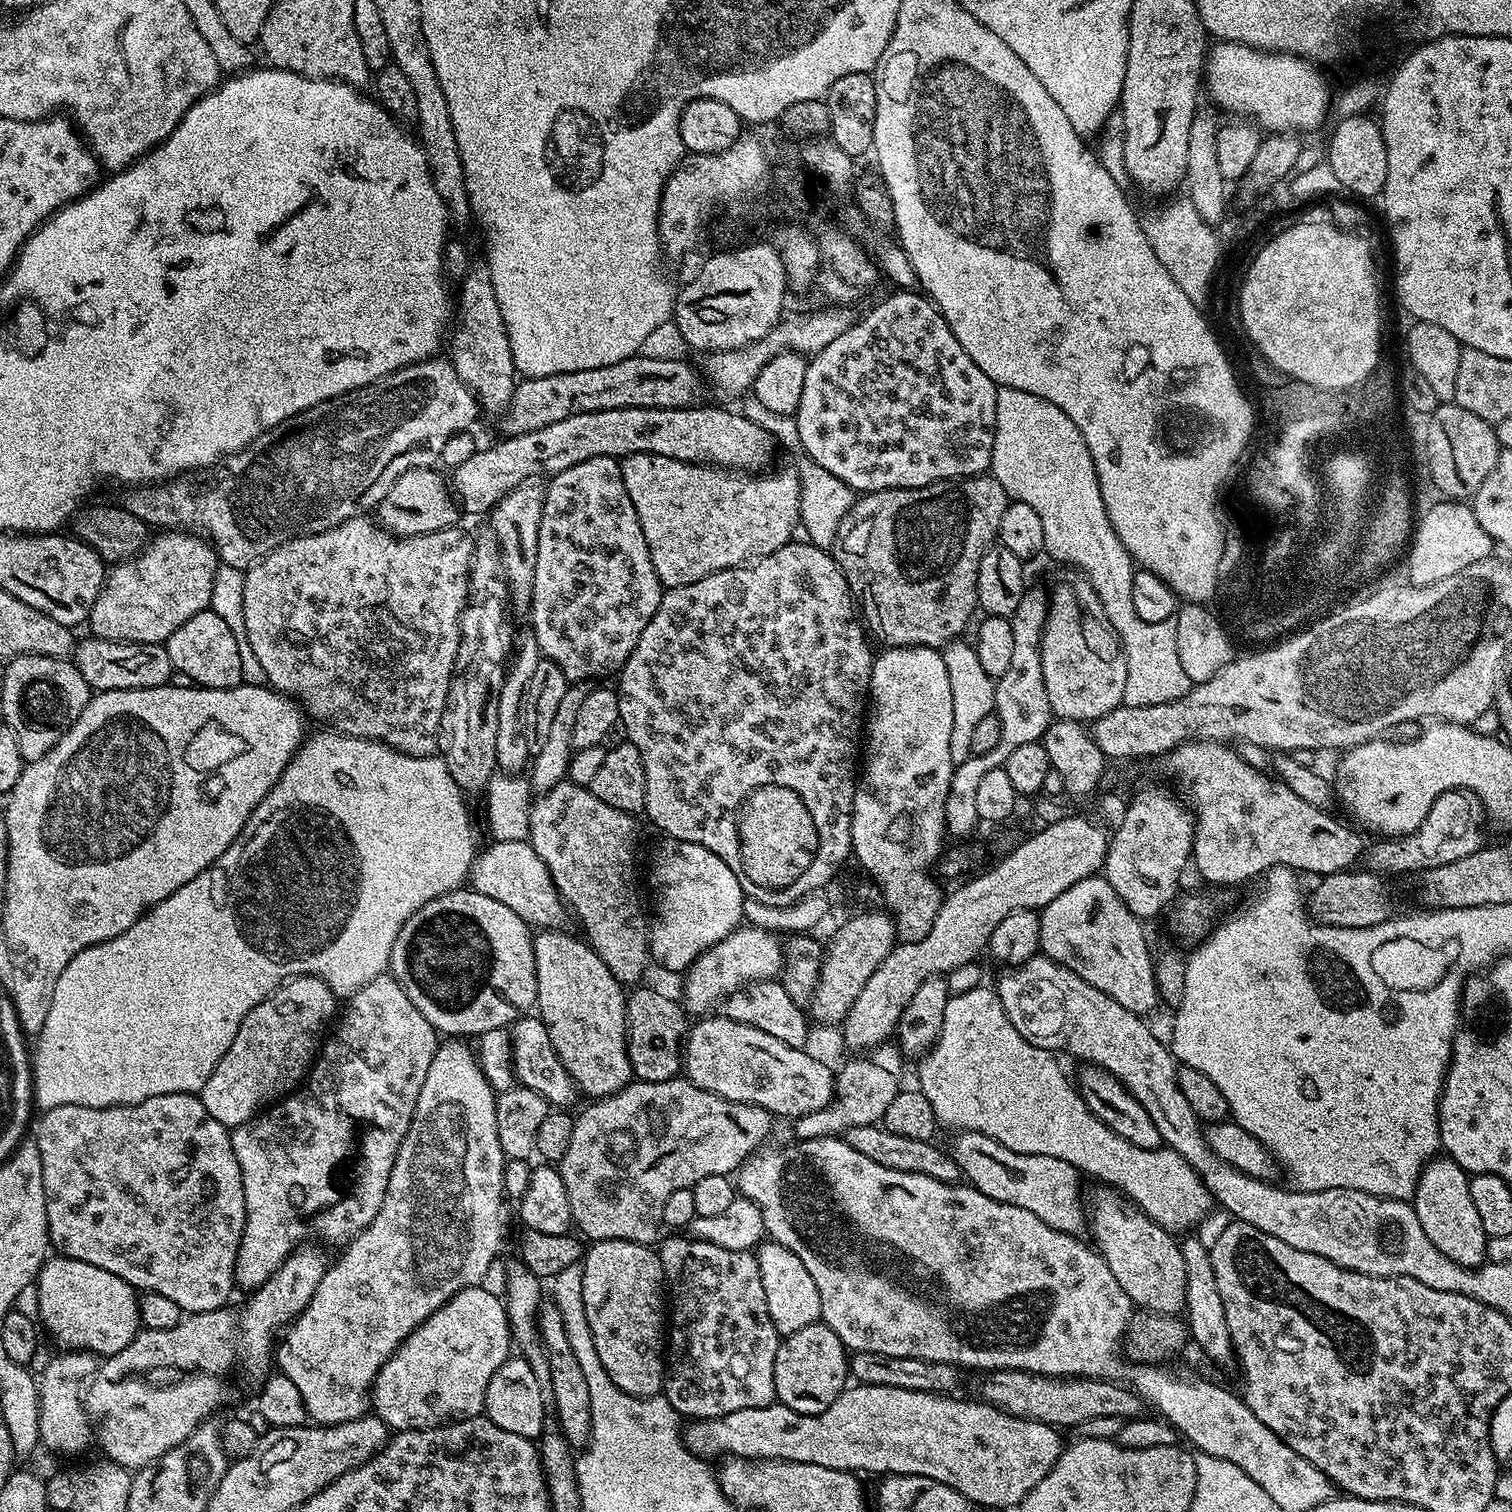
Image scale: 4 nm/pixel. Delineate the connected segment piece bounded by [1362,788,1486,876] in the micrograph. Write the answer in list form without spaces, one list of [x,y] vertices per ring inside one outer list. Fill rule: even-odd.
[[[1451,788],[1432,803],[1426,818],[1422,818],[1422,826],[1418,826],[1416,832],[1380,838],[1377,844],[1369,843],[1362,853],[1363,867],[1369,872],[1390,872],[1394,876],[1404,876],[1407,872],[1422,874],[1438,866],[1447,866],[1485,847],[1484,824],[1486,813],[1480,799],[1467,788]]]

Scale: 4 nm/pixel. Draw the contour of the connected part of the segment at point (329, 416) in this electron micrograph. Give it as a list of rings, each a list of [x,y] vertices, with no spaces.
[[[440,359],[420,360],[416,364],[408,364],[380,380],[375,380],[373,384],[368,384],[365,388],[347,392],[345,396],[336,396],[333,400],[327,400],[318,406],[302,410],[298,414],[286,418],[278,426],[266,429],[253,444],[249,444],[242,451],[227,457],[226,465],[228,464],[228,470],[231,476],[234,477],[232,480],[233,491],[230,494],[230,502],[228,504],[229,510],[226,509],[226,504],[218,492],[208,492],[206,490],[202,492],[198,490],[186,491],[179,490],[176,486],[170,490],[161,490],[163,487],[158,484],[131,489],[129,491],[131,493],[125,500],[122,500],[122,506],[149,527],[155,528],[156,526],[157,528],[155,529],[169,531],[196,531],[199,535],[209,540],[209,543],[212,544],[216,551],[217,559],[223,565],[247,570],[260,561],[262,557],[268,555],[269,552],[273,552],[279,544],[285,544],[287,540],[293,540],[296,536],[309,536],[310,534],[325,532],[342,522],[346,522],[350,518],[367,513],[369,509],[380,503],[380,499],[388,493],[388,485],[393,484],[399,476],[406,474],[412,468],[433,467],[440,460],[440,455],[448,439],[454,434],[469,431],[473,427],[471,424],[475,422],[476,415],[481,415],[482,412],[477,398],[462,382],[462,378],[456,373],[451,359]]]

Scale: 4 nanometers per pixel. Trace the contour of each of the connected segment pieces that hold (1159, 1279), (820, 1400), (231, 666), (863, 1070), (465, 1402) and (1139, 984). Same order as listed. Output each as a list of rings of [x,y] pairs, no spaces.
[[[1101,1187],[1101,1192],[1093,1198],[1092,1204],[1090,1200],[1090,1232],[1096,1235],[1094,1241],[1095,1247],[1101,1256],[1104,1257],[1106,1266],[1110,1266],[1110,1274],[1114,1274],[1114,1278],[1118,1278],[1118,1286],[1122,1286],[1122,1290],[1126,1290],[1126,1294],[1132,1300],[1133,1305],[1137,1309],[1147,1310],[1149,1312],[1161,1312],[1163,1316],[1175,1316],[1184,1312],[1184,1299],[1186,1298],[1186,1262],[1182,1262],[1182,1250],[1180,1249],[1180,1240],[1173,1233],[1166,1231],[1160,1224],[1156,1224],[1151,1218],[1137,1208],[1135,1204],[1129,1202],[1119,1191],[1113,1190],[1111,1187]]]
[[[817,1322],[783,1337],[774,1358],[776,1400],[803,1416],[822,1414],[850,1380],[850,1352],[830,1326]]]
[[[211,610],[194,614],[166,642],[173,669],[192,677],[196,686],[201,688],[237,688],[243,678],[241,655],[238,654],[238,642],[230,632],[230,627]]]
[[[891,1044],[881,1045],[874,1053],[874,1062],[858,1056],[848,1061],[835,1073],[834,1099],[822,1110],[816,1110],[795,1121],[796,1132],[802,1140],[819,1140],[823,1136],[838,1136],[851,1128],[879,1123],[886,1109],[902,1090],[900,1084],[901,1064],[904,1062],[900,1050]]]
[[[479,1286],[464,1288],[417,1326],[400,1343],[400,1349],[380,1367],[370,1393],[371,1411],[396,1432],[438,1428],[441,1424],[479,1416],[484,1410],[486,1386],[490,1386],[490,1378],[494,1378],[498,1366],[510,1358],[511,1348],[514,1348],[514,1341],[505,1301]]]
[[[1097,874],[1082,878],[1082,882],[1074,882],[1070,890],[1062,890],[1062,894],[1058,894],[1058,898],[1054,898],[1054,902],[1050,902],[1040,912],[1040,952],[1054,963],[1074,970],[1078,978],[1102,990],[1102,994],[1114,998],[1114,1002],[1126,1006],[1126,1010],[1145,1014],[1155,1010],[1160,994],[1154,978],[1154,952],[1148,949],[1144,928],[1141,920],[1126,910],[1126,902],[1114,894],[1114,886],[1110,886],[1104,875]]]

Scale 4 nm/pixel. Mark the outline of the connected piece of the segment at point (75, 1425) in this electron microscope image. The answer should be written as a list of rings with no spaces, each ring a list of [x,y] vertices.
[[[66,1350],[58,1354],[51,1357],[40,1376],[40,1439],[44,1446],[56,1452],[74,1454],[82,1451],[94,1438],[94,1428],[84,1407],[84,1398],[99,1371],[99,1363],[91,1352]]]

